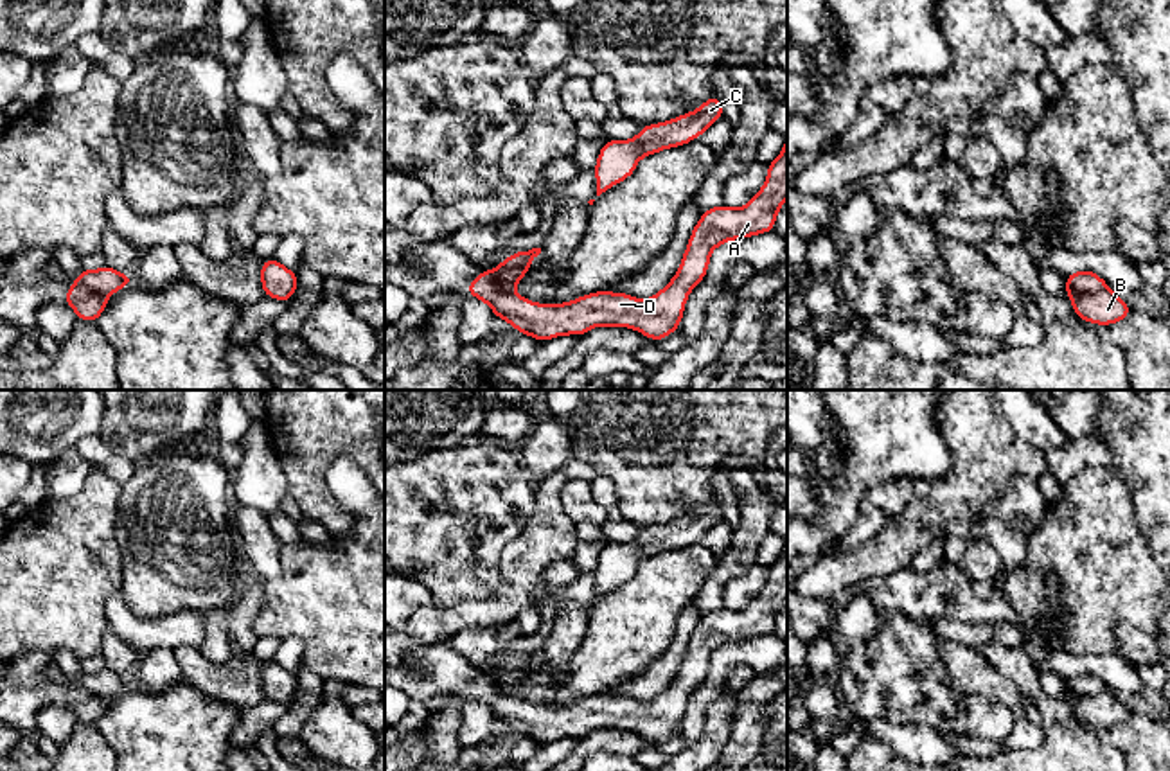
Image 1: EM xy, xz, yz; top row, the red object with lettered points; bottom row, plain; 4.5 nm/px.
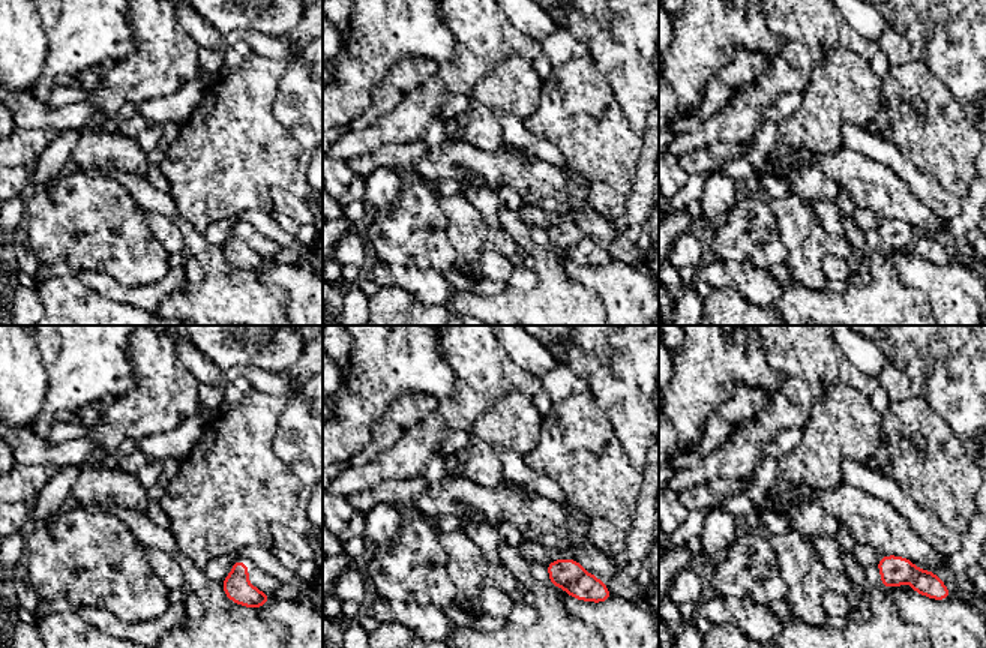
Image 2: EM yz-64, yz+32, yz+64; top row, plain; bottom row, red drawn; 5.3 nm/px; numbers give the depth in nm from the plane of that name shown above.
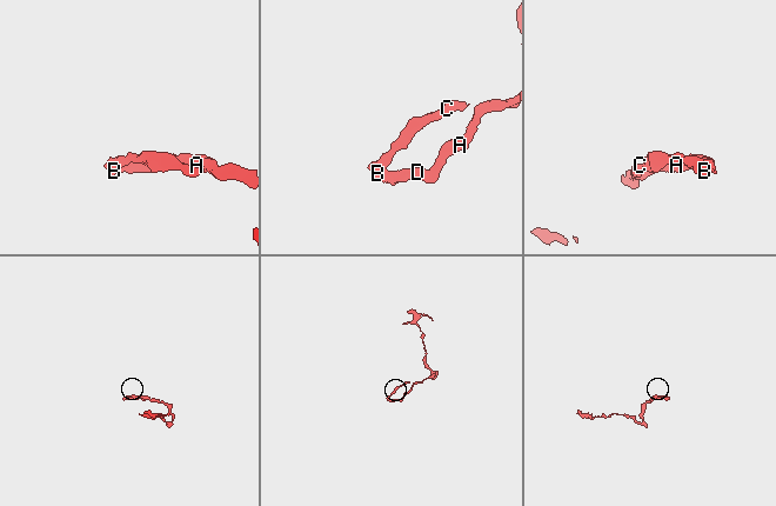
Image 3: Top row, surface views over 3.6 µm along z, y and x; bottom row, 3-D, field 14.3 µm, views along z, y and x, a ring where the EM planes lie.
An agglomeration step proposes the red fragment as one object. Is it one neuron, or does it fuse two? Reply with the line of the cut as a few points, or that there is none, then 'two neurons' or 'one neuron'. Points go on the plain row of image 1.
cut yz (1106, 687), (1070, 700); two neurons

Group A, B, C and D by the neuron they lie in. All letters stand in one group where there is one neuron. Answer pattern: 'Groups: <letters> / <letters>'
Groups: A B D / C

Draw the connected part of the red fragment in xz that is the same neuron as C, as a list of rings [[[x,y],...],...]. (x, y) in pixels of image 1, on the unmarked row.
[[[714,498],[696,514],[683,516],[667,525],[643,528],[634,541],[607,543],[593,570],[597,598],[629,580],[636,573],[640,561],[696,543],[722,519],[722,514],[722,505]]]

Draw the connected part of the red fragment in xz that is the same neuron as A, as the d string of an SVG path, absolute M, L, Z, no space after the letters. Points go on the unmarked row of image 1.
M787 537L782 555L767 568L767 582L744 609L719 607L703 615L694 629L672 683L647 703L629 696L597 694L564 706L537 706L514 692L501 692L496 672L482 674L465 694L485 705L521 737L537 744L582 739L593 730L629 730L651 742L663 742L679 728L690 694L705 681L710 656L726 643L775 633L787 602Z

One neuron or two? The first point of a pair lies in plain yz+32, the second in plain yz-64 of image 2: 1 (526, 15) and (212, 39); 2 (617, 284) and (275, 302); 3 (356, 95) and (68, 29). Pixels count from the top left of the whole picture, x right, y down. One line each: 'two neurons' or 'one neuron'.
1: one neuron
2: two neurons
3: one neuron

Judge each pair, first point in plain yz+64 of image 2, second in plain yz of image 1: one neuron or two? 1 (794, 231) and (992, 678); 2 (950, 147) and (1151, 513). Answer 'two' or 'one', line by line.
1: one
2: two

